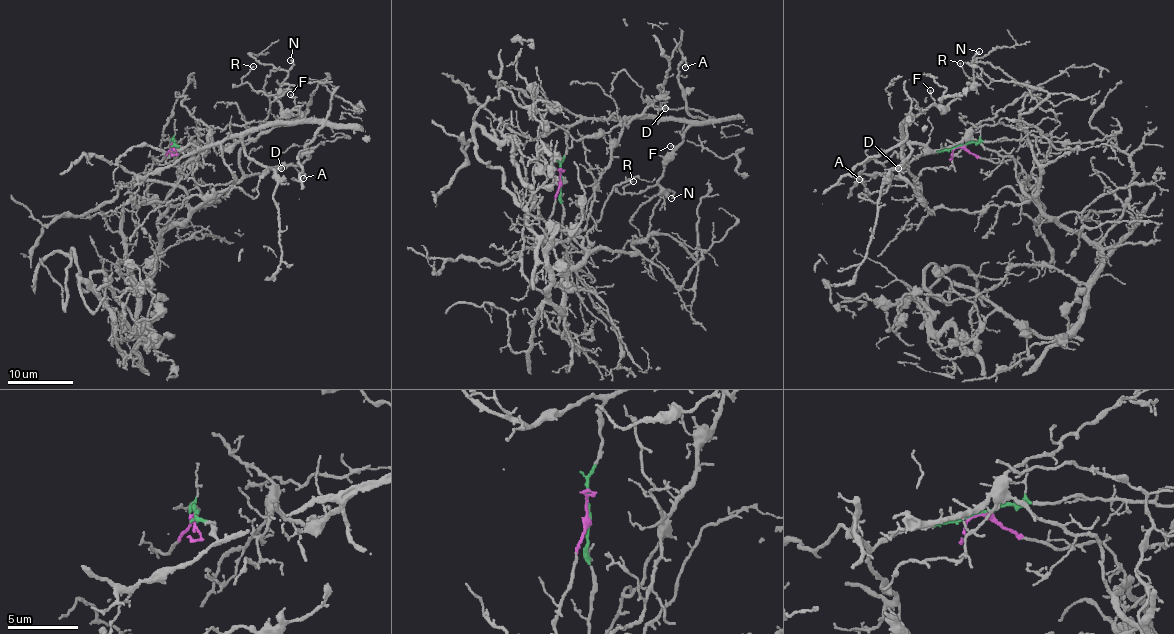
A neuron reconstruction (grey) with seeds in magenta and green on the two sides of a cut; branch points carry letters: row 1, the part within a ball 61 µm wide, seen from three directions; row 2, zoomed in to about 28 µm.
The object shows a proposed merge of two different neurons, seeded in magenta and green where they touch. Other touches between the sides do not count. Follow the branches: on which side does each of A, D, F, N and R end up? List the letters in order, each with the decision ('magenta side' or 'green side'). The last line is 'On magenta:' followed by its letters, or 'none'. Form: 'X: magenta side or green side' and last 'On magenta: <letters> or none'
A: green side
D: green side
F: green side
N: green side
R: green side
On magenta: none

